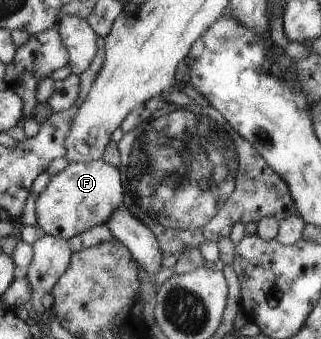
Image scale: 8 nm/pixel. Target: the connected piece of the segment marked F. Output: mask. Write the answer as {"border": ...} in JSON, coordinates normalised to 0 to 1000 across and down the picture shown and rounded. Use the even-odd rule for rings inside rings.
{"border":[[[318,469],[221,478],[187,513],[159,522],[112,599],[112,655],[140,690],[215,705],[265,678],[330,658],[393,584],[371,496]]]}

